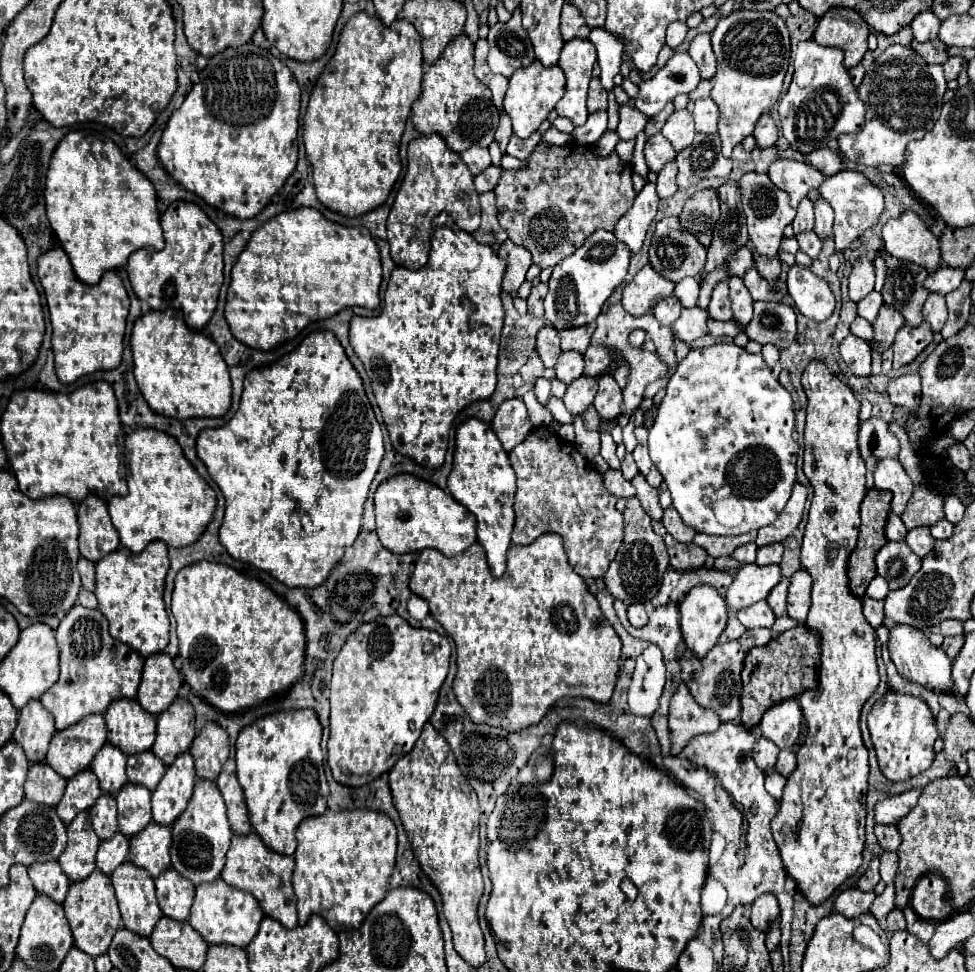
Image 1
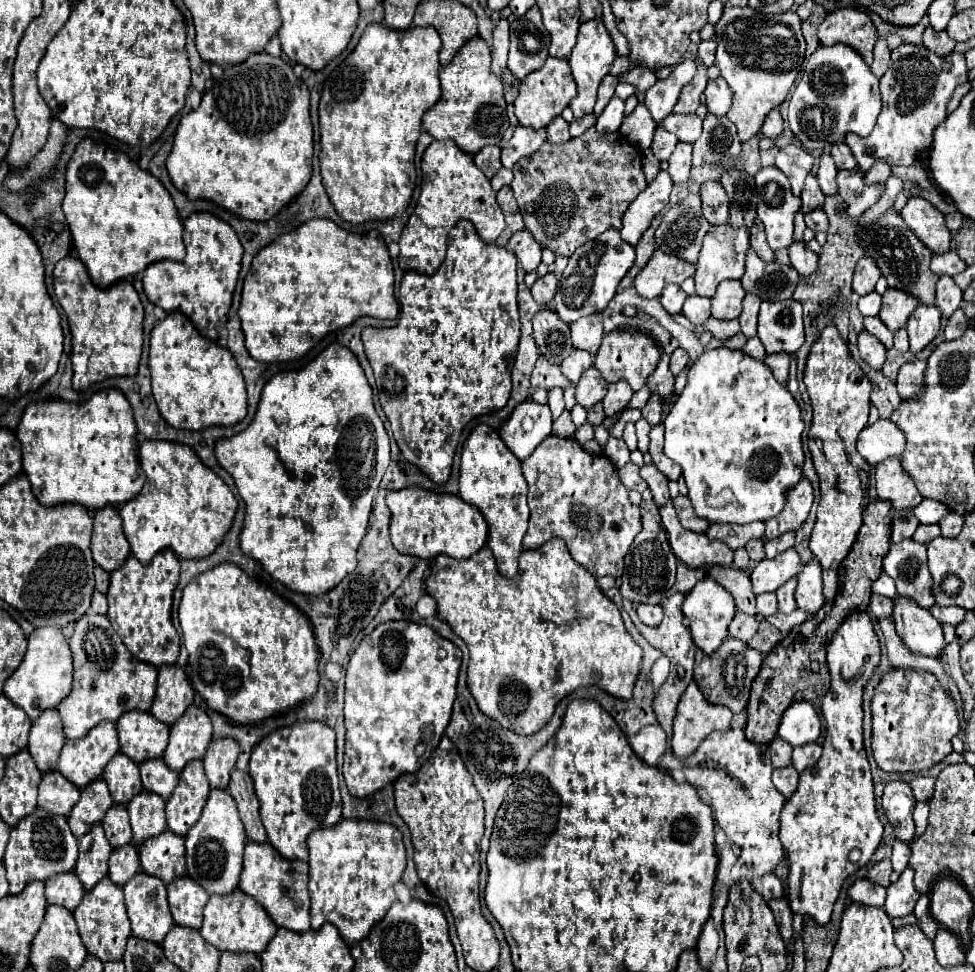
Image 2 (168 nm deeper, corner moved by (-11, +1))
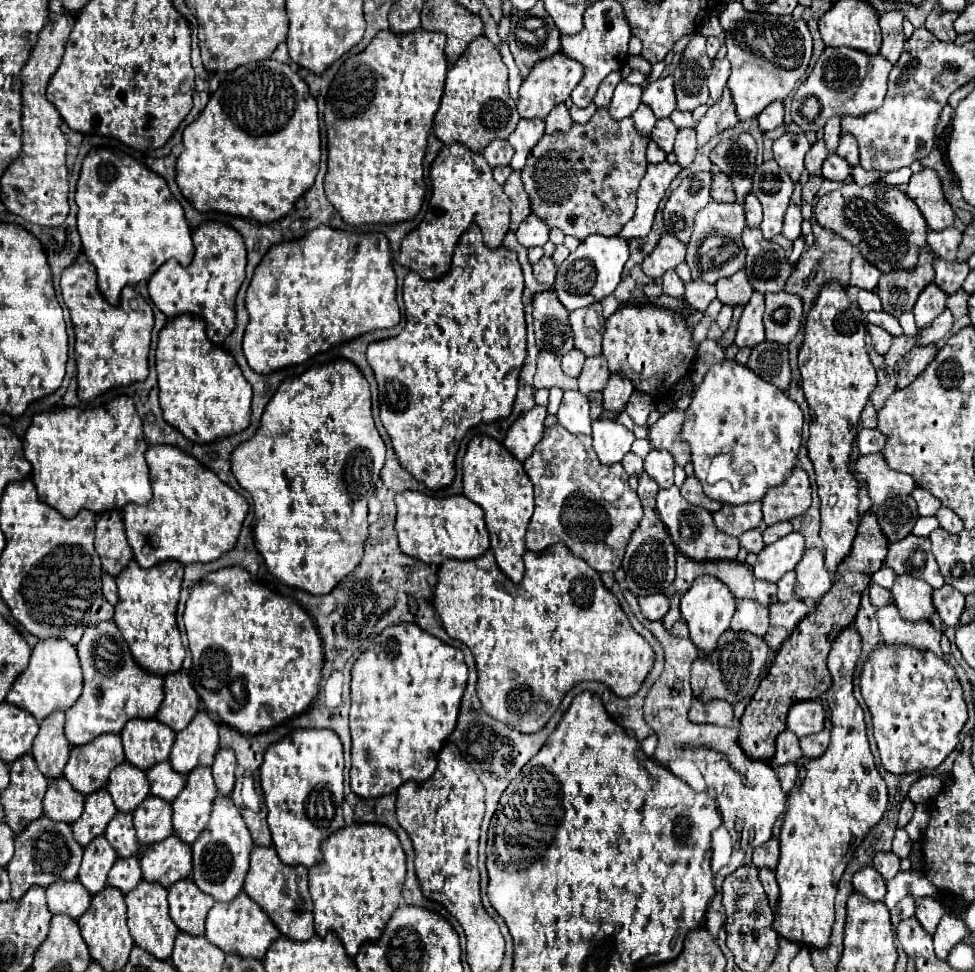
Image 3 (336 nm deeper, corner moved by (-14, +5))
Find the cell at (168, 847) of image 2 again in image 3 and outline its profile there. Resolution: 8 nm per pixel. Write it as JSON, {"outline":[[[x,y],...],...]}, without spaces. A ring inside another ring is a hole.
{"outline":[[[170,835],[160,843],[148,845],[142,859],[142,873],[146,881],[170,887],[172,883],[186,879],[192,871],[192,849],[178,835]]]}

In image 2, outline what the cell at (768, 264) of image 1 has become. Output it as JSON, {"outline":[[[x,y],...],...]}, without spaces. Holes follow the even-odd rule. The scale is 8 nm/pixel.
{"outline":[[[757,219],[755,227],[749,231],[751,233],[751,247],[753,251],[763,259],[763,261],[775,261],[775,253],[769,247],[767,239],[765,239],[765,231],[763,231],[763,223]]]}

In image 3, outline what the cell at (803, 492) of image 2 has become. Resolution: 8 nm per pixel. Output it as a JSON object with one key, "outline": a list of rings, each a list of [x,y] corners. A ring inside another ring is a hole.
{"outline":[[[794,467],[786,483],[772,487],[762,497],[762,513],[766,525],[790,521],[810,507],[810,481],[802,467]]]}

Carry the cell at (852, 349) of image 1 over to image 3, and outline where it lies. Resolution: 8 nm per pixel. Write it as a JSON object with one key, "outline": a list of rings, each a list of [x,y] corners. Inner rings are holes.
{"outline":[[[868,325],[868,333],[870,333],[870,337],[872,337],[874,349],[876,349],[880,355],[884,355],[884,353],[890,349],[890,345],[892,345],[892,335],[886,333],[884,329],[876,327],[876,325]]]}

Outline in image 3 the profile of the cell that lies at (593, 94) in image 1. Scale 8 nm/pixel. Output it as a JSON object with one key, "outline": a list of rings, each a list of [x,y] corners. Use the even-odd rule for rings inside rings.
{"outline":[[[614,71],[614,73],[606,75],[606,79],[600,83],[598,93],[596,93],[596,97],[594,97],[596,107],[608,107],[608,105],[610,105],[610,99],[612,99],[614,87],[620,83],[620,79],[622,79],[622,77],[620,77],[620,73],[618,73],[618,71]]]}

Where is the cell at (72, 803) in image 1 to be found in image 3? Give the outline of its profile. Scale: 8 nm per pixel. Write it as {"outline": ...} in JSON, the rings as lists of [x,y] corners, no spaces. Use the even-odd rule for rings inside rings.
{"outline":[[[106,787],[98,789],[96,793],[86,797],[84,813],[78,819],[78,823],[72,825],[74,839],[82,847],[86,847],[92,839],[96,839],[98,835],[104,835],[104,829],[114,815],[116,815],[116,807],[114,807],[114,801],[112,801],[108,789]]]}

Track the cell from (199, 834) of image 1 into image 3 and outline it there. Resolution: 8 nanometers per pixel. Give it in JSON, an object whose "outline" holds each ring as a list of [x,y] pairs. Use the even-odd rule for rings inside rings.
{"outline":[[[218,795],[214,799],[214,809],[212,817],[208,821],[206,831],[196,839],[192,845],[192,855],[194,855],[194,871],[192,879],[194,883],[208,895],[212,895],[216,901],[232,901],[244,885],[244,877],[248,873],[248,861],[250,861],[250,851],[252,851],[252,837],[250,831],[232,803],[230,797]]]}

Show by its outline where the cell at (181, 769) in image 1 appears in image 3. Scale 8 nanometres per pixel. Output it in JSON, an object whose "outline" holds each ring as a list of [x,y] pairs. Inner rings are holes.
{"outline":[[[196,767],[188,775],[182,793],[172,801],[174,831],[184,843],[192,845],[204,831],[210,819],[214,797],[216,797],[216,787],[210,767]]]}

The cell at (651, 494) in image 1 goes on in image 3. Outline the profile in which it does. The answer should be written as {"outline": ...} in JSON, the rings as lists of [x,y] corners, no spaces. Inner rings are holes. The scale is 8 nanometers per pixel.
{"outline":[[[652,449],[644,459],[644,471],[654,477],[662,489],[674,485],[674,465],[672,455],[662,449]]]}

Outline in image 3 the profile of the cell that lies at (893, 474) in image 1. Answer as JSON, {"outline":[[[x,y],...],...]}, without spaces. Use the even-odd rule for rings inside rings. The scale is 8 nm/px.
{"outline":[[[880,453],[860,455],[856,459],[856,473],[864,479],[868,497],[874,505],[882,505],[894,495],[910,495],[916,487],[910,475],[892,471]]]}

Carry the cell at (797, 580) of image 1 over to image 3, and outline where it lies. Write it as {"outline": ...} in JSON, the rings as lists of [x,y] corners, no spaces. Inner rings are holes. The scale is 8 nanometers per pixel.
{"outline":[[[806,549],[802,561],[796,565],[794,593],[800,599],[822,599],[832,587],[832,575],[826,571],[824,553],[820,549]]]}

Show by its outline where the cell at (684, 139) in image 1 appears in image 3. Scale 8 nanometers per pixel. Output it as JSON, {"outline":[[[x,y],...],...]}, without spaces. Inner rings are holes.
{"outline":[[[674,111],[672,115],[670,115],[670,119],[672,119],[672,123],[678,127],[678,129],[682,129],[682,127],[696,127],[696,123],[694,123],[694,119],[692,119],[692,113],[688,113],[688,111]]]}

